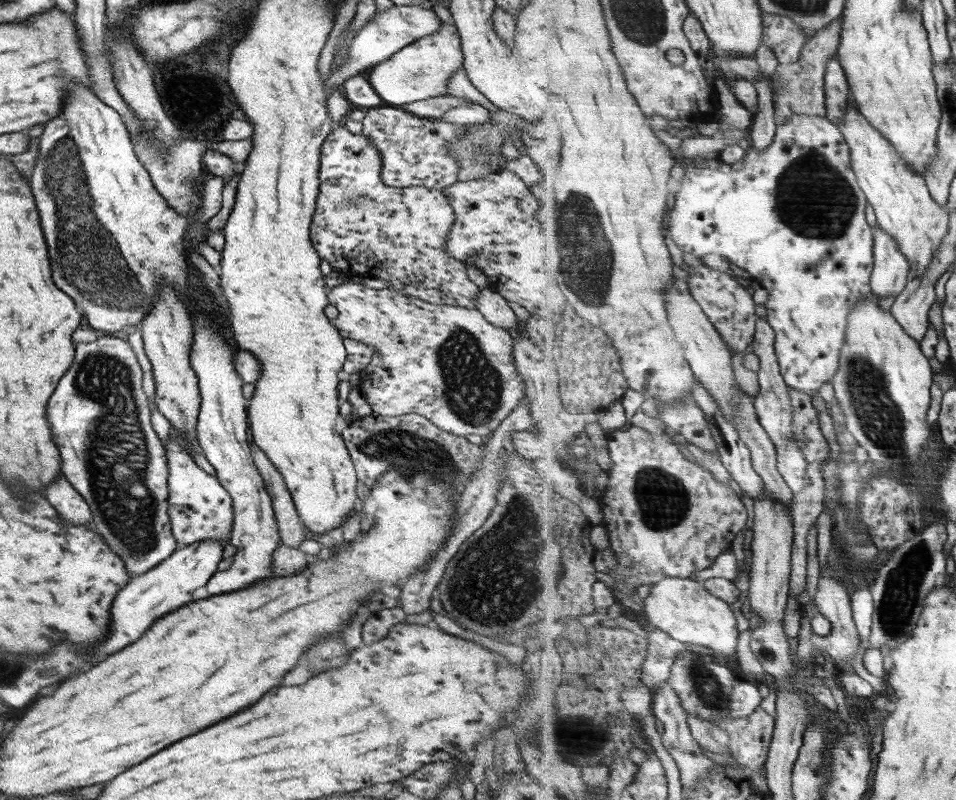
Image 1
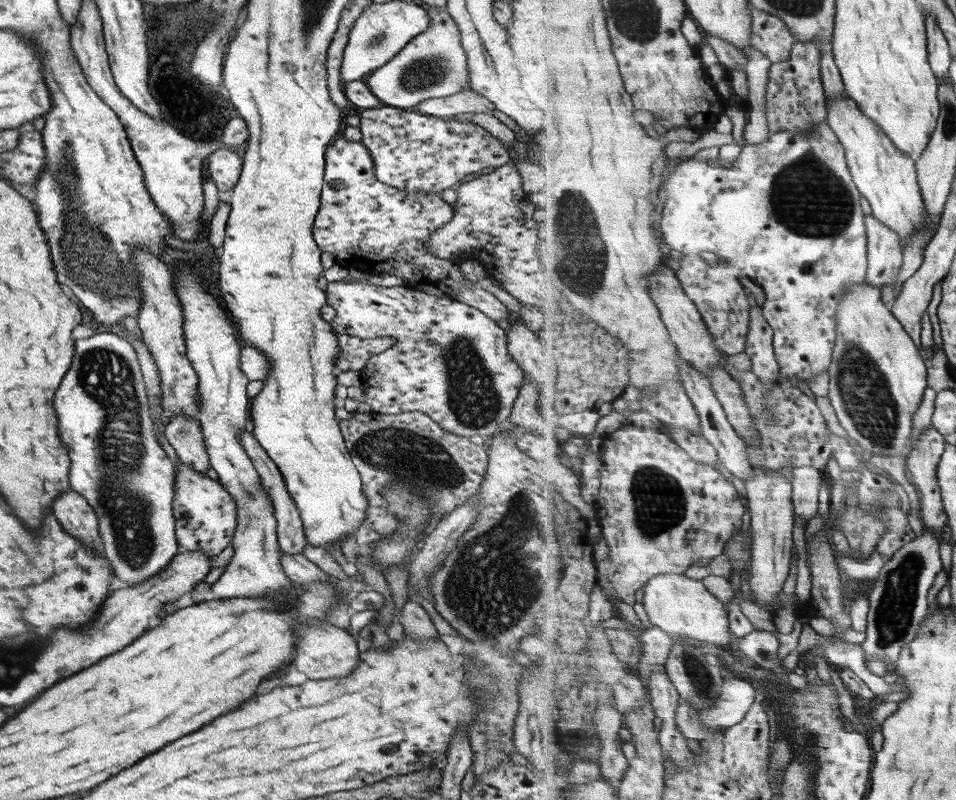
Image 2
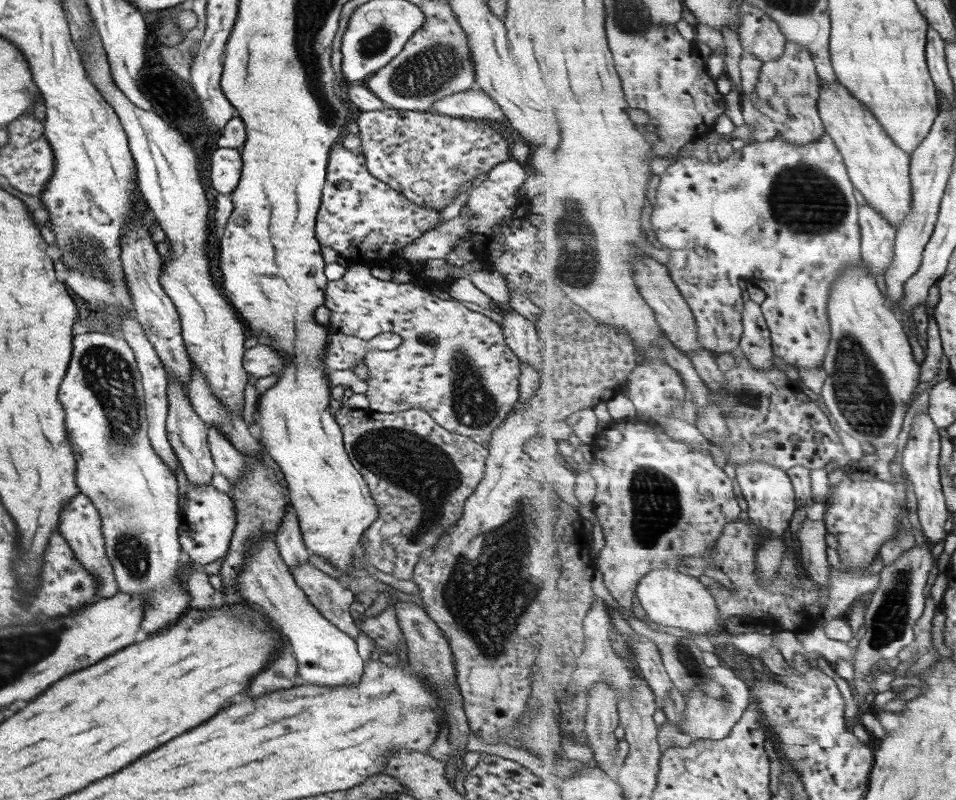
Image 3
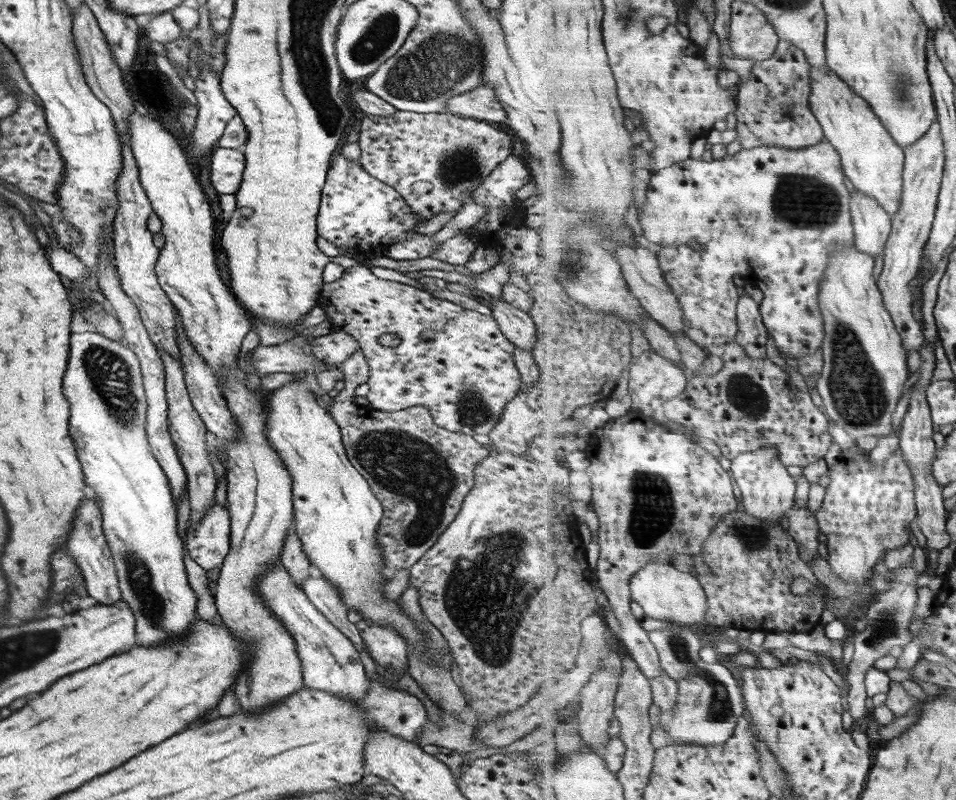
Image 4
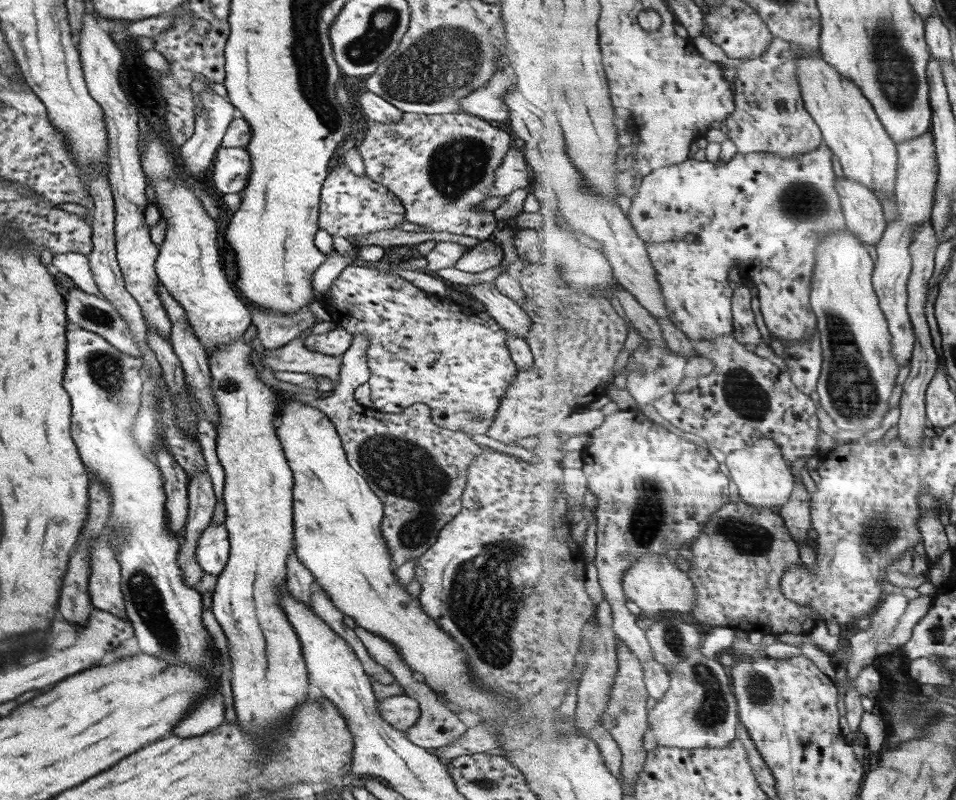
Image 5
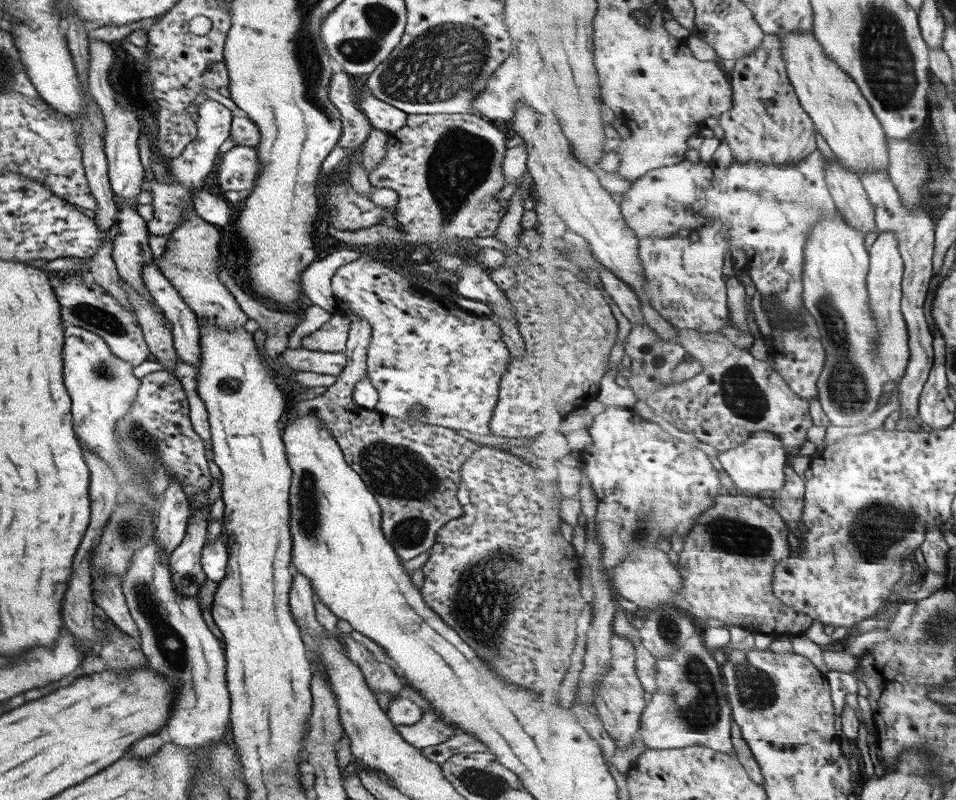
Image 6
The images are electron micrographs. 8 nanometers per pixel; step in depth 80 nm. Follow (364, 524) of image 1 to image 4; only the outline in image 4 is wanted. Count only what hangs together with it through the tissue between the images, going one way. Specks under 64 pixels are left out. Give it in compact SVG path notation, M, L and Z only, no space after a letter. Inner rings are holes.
M360 348L354 350L339 366L343 380L338 387L338 394L331 405L327 404L328 413L339 427L341 440L347 460L351 466L367 481L370 491L382 506L382 517L377 525L374 537L382 558L384 570L390 574L396 570L407 570L421 555L429 550L437 537L452 522L461 508L464 496L474 483L474 470L478 462L487 456L488 447L479 445L467 434L454 433L437 426L426 408L411 406L392 413L381 413L369 407L355 405L353 392L355 386L366 383L367 363ZM383 526L393 526L392 536L383 532Z

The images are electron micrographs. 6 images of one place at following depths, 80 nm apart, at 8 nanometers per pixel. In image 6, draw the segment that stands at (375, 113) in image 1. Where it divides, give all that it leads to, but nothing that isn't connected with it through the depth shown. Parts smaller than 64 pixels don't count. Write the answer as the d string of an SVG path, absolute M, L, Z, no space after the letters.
M410 114L406 115L406 121L401 128L398 128L385 143L385 154L381 160L368 172L368 181L372 187L389 188L394 190L397 195L397 202L394 212L394 218L398 222L398 227L395 229L405 234L405 241L415 243L416 246L429 245L431 251L437 249L447 250L459 258L463 256L473 256L475 248L471 245L451 245L453 238L485 238L485 236L492 236L499 224L501 213L501 206L497 203L495 195L505 185L503 184L502 172L500 164L504 157L504 152L509 145L505 139L503 132L496 129L489 120L482 118L479 114Z

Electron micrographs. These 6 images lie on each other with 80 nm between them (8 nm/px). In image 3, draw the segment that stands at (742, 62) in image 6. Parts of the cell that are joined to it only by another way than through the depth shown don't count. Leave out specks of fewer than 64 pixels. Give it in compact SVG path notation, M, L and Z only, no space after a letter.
M788 41L781 59L763 62L757 90L751 94L740 93L743 119L747 125L751 124L756 128L751 143L784 136L790 143L807 144L819 140L826 133L818 107L822 80L813 62L813 54L809 51L806 46Z

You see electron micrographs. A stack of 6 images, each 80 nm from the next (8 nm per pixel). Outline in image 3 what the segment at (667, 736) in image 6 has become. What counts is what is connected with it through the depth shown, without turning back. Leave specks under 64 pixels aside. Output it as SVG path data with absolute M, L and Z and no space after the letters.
M723 663L710 667L711 679L704 684L698 684L694 690L685 694L687 701L686 720L675 722L683 734L693 740L725 740L734 726L742 719L746 710L753 704L753 694L745 681L735 676L735 672Z

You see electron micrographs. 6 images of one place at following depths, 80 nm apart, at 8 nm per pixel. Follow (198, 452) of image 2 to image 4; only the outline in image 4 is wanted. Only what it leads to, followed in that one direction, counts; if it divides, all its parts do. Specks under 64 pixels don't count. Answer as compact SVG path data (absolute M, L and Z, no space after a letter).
M158 350L158 353L164 366L164 396L168 406L166 410L167 430L179 457L179 462L181 462L185 471L185 487L190 508L189 523L196 523L204 515L206 508L213 503L216 483L215 472L209 463L209 458L205 451L206 428L202 426L203 422L201 422L199 415L189 401L179 359L169 356L162 350Z

